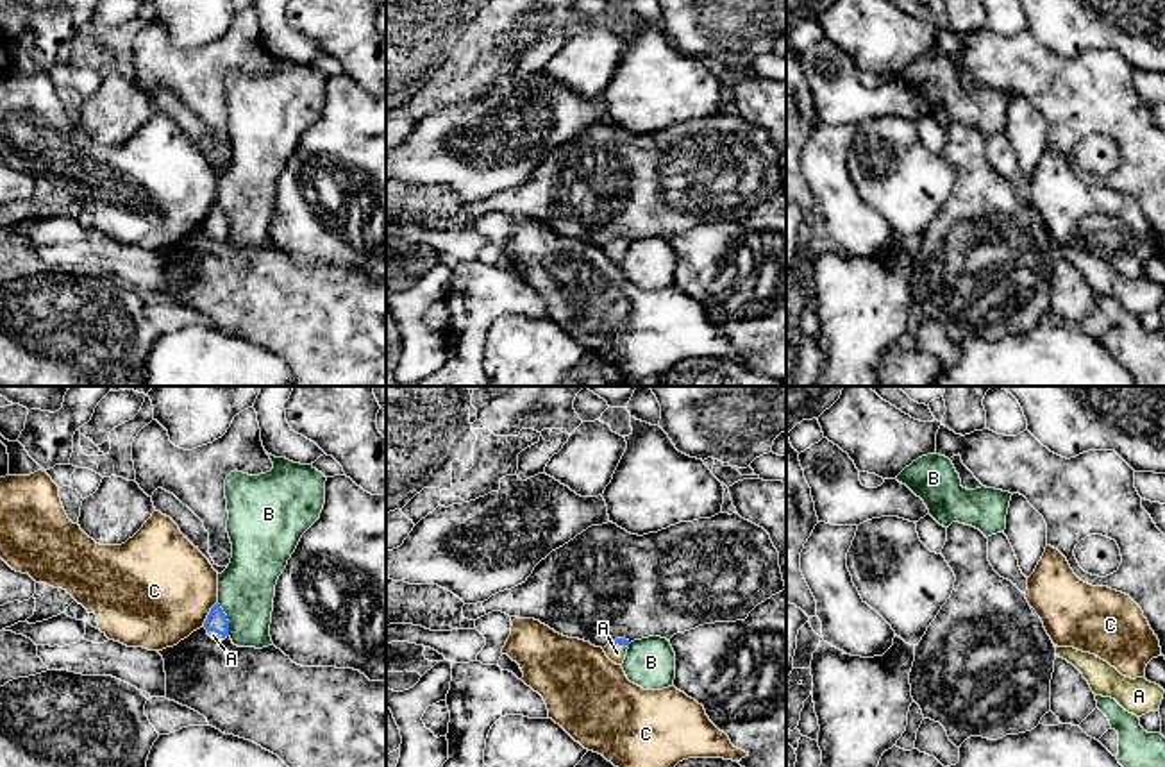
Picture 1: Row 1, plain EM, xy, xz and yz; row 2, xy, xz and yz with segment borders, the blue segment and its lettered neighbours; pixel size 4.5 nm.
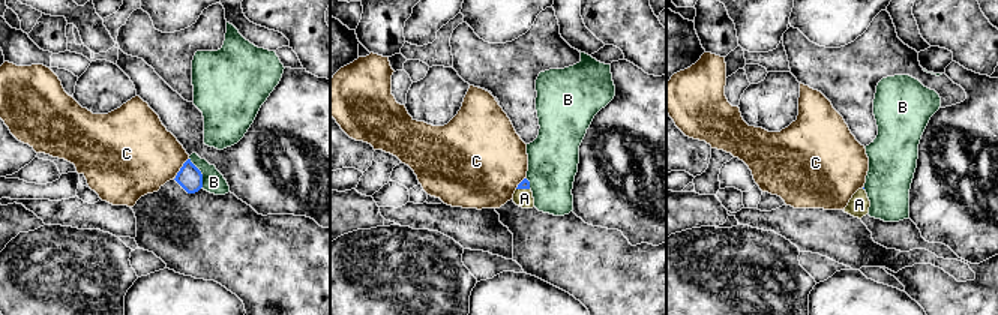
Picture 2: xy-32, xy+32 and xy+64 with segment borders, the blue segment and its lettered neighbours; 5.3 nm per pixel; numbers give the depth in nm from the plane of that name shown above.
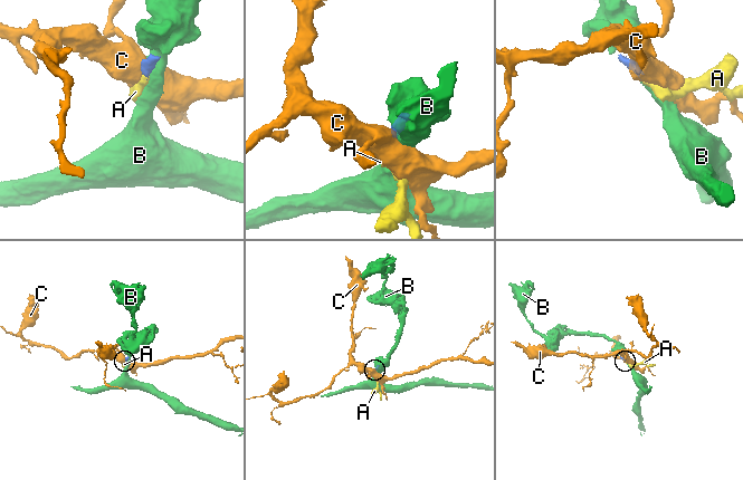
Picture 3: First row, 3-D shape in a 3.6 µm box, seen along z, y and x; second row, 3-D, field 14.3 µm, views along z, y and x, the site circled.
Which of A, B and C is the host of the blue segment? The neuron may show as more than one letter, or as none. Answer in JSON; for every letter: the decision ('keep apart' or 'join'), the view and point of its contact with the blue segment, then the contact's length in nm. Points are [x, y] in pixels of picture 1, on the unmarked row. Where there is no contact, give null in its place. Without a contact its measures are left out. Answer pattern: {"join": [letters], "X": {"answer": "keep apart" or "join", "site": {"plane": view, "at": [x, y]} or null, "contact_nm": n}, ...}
{"join": ["A"], "A": {"answer": "join", "site": {"plane": "xy", "at": [217, 231]}, "contact_nm": 90}, "B": {"answer": "keep apart", "site": {"plane": "xy", "at": [226, 219]}, "contact_nm": 160}, "C": {"answer": "keep apart", "site": {"plane": "xy", "at": [209, 213]}, "contact_nm": 130}}

